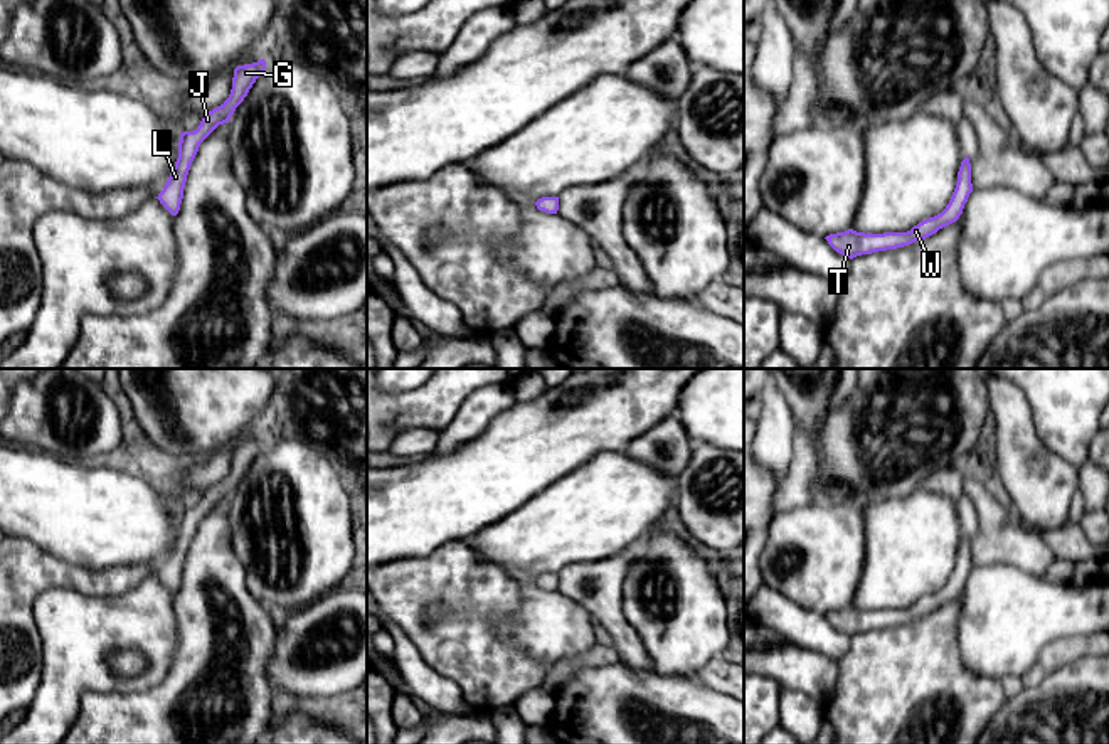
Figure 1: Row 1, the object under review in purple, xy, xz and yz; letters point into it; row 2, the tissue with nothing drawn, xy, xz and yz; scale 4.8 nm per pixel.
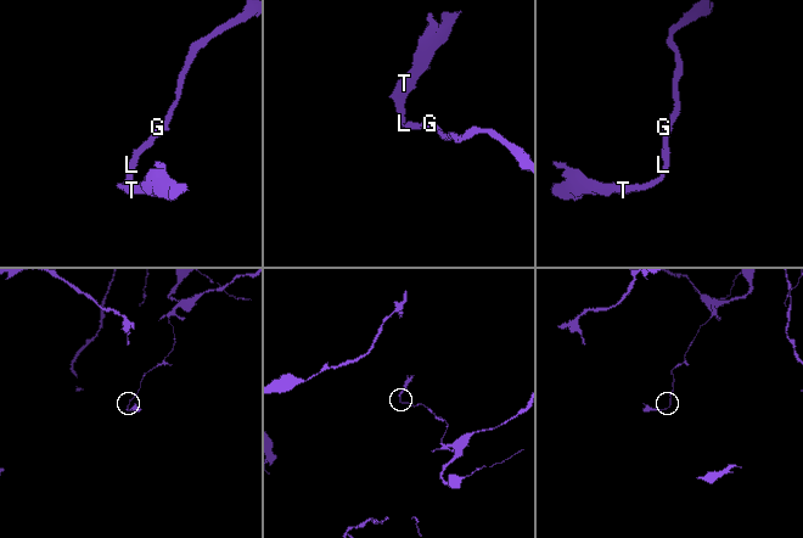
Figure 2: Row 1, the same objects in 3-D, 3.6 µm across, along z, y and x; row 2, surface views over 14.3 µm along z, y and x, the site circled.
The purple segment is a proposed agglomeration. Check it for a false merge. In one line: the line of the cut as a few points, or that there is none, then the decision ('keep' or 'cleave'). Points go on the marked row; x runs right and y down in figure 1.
no cut | keep

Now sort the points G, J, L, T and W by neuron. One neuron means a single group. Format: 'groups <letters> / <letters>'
groups G J L T W

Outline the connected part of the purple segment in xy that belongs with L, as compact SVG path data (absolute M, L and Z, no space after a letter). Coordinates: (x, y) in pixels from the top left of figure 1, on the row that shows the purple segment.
M261 59L252 64L237 66L234 69L232 89L229 98L212 111L209 111L200 125L194 131L180 133L178 158L165 183L158 194L160 204L172 214L177 215L183 199L183 189L190 165L199 151L200 143L219 126L229 123L236 108L244 101L256 79L264 72L266 61Z

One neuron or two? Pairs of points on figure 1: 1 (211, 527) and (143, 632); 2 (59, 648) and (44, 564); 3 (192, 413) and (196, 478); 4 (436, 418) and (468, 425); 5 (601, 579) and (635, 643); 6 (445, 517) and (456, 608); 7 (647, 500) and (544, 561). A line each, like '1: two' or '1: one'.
1: two
2: two
3: two
4: two
5: one
6: two
7: one

